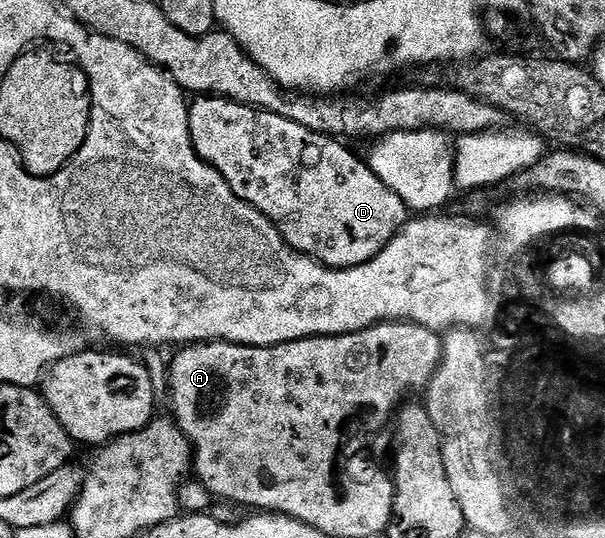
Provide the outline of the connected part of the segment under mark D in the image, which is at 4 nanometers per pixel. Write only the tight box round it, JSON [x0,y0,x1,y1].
[188,95,410,267]

